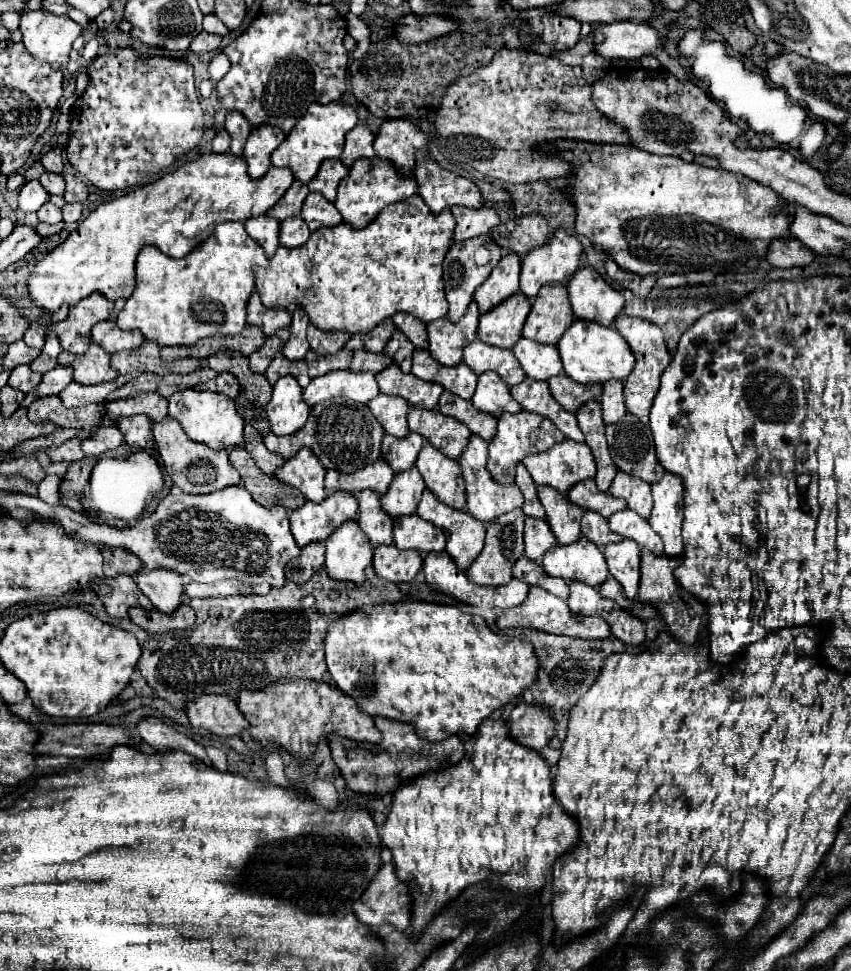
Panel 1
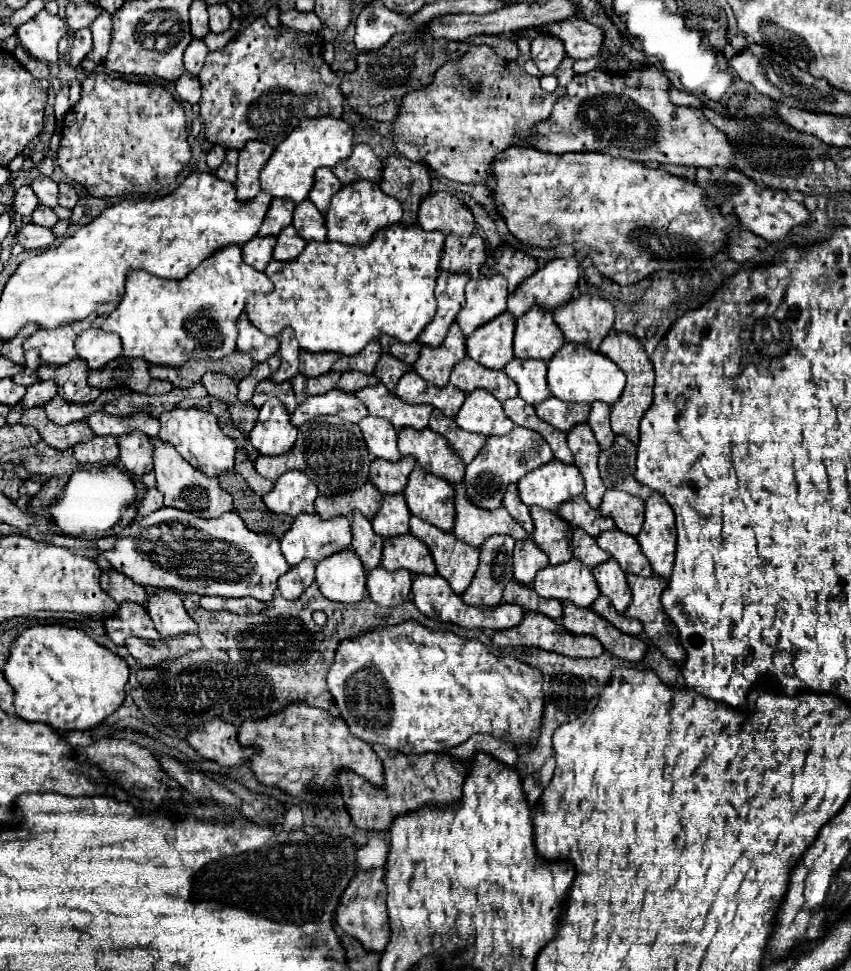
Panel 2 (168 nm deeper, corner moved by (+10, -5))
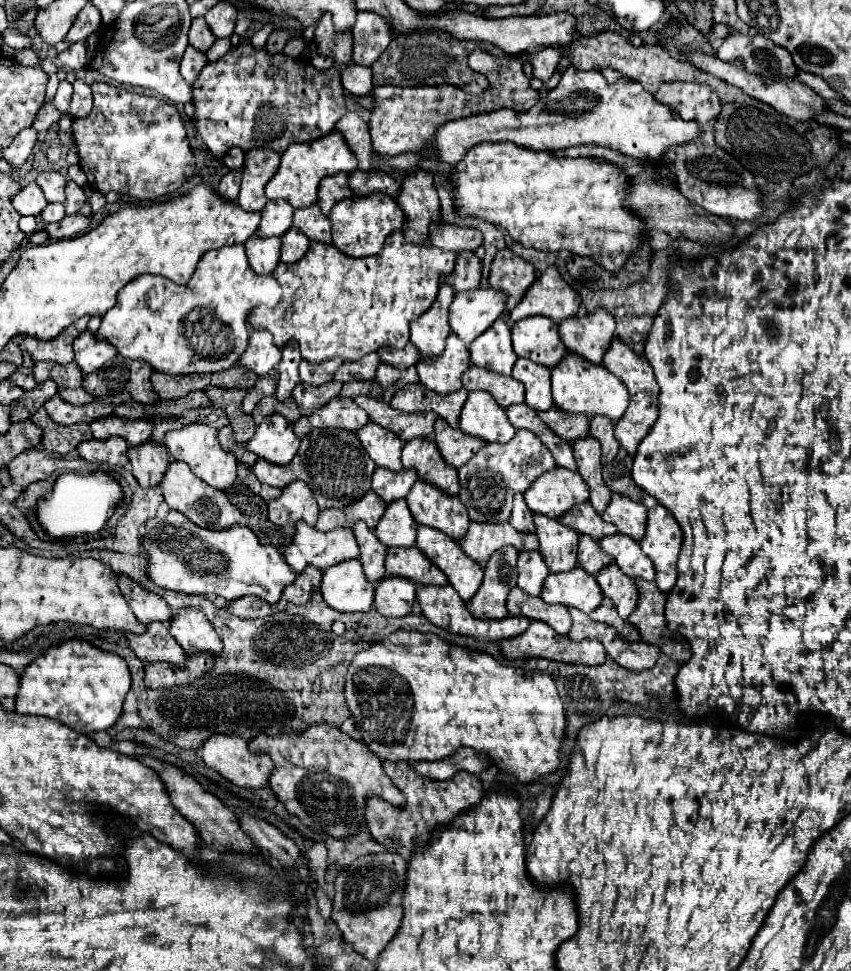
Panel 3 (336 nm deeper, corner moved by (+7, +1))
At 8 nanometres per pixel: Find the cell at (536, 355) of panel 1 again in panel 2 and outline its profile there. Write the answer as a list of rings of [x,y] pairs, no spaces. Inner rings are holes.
[[[514,357],[504,371],[518,385],[520,397],[528,405],[536,407],[540,401],[550,397],[548,383],[544,381],[544,377],[546,377],[544,361],[520,361]]]

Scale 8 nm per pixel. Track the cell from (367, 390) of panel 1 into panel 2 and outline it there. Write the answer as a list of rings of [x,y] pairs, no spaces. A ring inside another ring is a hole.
[[[334,389],[324,397],[310,397],[300,407],[296,407],[290,423],[294,427],[300,427],[318,415],[336,415],[346,423],[360,423],[368,415],[368,409],[364,409],[364,405],[356,401],[356,395],[340,393],[338,389]]]

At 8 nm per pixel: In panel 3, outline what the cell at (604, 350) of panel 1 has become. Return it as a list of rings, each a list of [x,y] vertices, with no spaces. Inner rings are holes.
[[[567,353],[567,359],[563,359],[559,367],[551,369],[551,385],[555,405],[567,413],[585,413],[589,417],[605,415],[611,421],[617,421],[629,405],[629,393],[627,387],[623,387],[621,379],[615,379],[615,375],[611,375],[601,365],[587,363],[587,359],[579,355]]]

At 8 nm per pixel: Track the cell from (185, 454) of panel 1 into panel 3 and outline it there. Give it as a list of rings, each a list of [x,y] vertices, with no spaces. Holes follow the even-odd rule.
[[[171,461],[167,465],[167,471],[165,471],[163,479],[161,479],[161,489],[163,489],[165,503],[171,509],[177,509],[183,515],[187,515],[199,527],[225,529],[225,527],[231,527],[235,523],[243,523],[243,515],[239,515],[239,509],[227,499],[227,495],[223,491],[215,491],[215,487],[203,483],[185,463]]]

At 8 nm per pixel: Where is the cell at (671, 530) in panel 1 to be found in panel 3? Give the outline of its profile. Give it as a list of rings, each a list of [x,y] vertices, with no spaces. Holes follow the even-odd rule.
[[[655,505],[649,509],[647,531],[641,539],[641,551],[651,557],[657,577],[655,583],[661,591],[671,591],[677,581],[677,555],[681,547],[683,535],[681,527],[663,505]]]

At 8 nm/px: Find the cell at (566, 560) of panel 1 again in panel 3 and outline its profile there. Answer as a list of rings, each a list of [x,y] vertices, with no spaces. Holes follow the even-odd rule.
[[[581,567],[563,571],[559,575],[549,573],[541,597],[545,603],[561,603],[567,607],[577,607],[583,613],[591,613],[599,607],[603,593],[593,575],[587,575]]]

